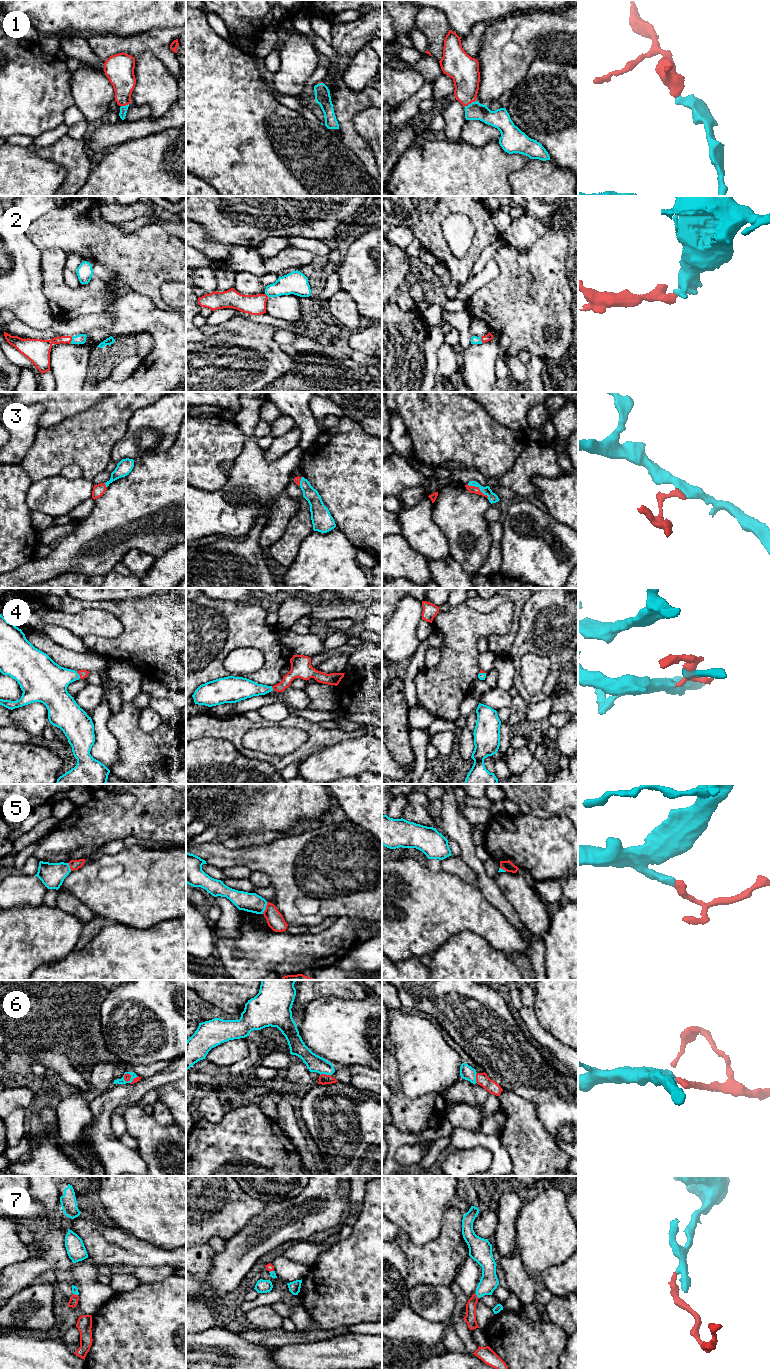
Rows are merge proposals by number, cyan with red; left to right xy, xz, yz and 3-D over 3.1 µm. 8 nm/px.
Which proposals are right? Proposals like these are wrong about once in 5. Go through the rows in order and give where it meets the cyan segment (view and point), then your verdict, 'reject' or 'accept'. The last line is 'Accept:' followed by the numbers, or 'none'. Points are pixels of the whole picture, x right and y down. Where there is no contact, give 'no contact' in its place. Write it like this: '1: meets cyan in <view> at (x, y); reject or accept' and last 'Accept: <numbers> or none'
1: meets cyan in yz at (469, 104); accept
2: meets cyan in xy at (72, 340); accept
3: meets cyan in yz at (479, 488); accept
4: meets cyan in xy at (79, 675); accept
5: meets cyan in xz at (265, 908); reject
6: meets cyan in xz at (325, 1073); accept
7: meets cyan in yz at (477, 1296); accept
Accept: 1, 2, 3, 4, 6, 7

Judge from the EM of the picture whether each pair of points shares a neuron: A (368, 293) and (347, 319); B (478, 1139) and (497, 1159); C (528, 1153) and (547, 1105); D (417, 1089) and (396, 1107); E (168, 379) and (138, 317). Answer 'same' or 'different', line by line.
A: different
B: same
C: different
D: different
E: same

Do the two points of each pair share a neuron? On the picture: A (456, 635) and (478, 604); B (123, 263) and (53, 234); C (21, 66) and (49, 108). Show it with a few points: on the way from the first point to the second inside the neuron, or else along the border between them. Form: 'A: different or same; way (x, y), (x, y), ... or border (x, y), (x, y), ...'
A: different; border (464, 602), (480, 611), (490, 611), (497, 608)
B: same; way (106, 247), (88, 234), (70, 234)
C: same; way (21, 76), (21, 80), (39, 98)

